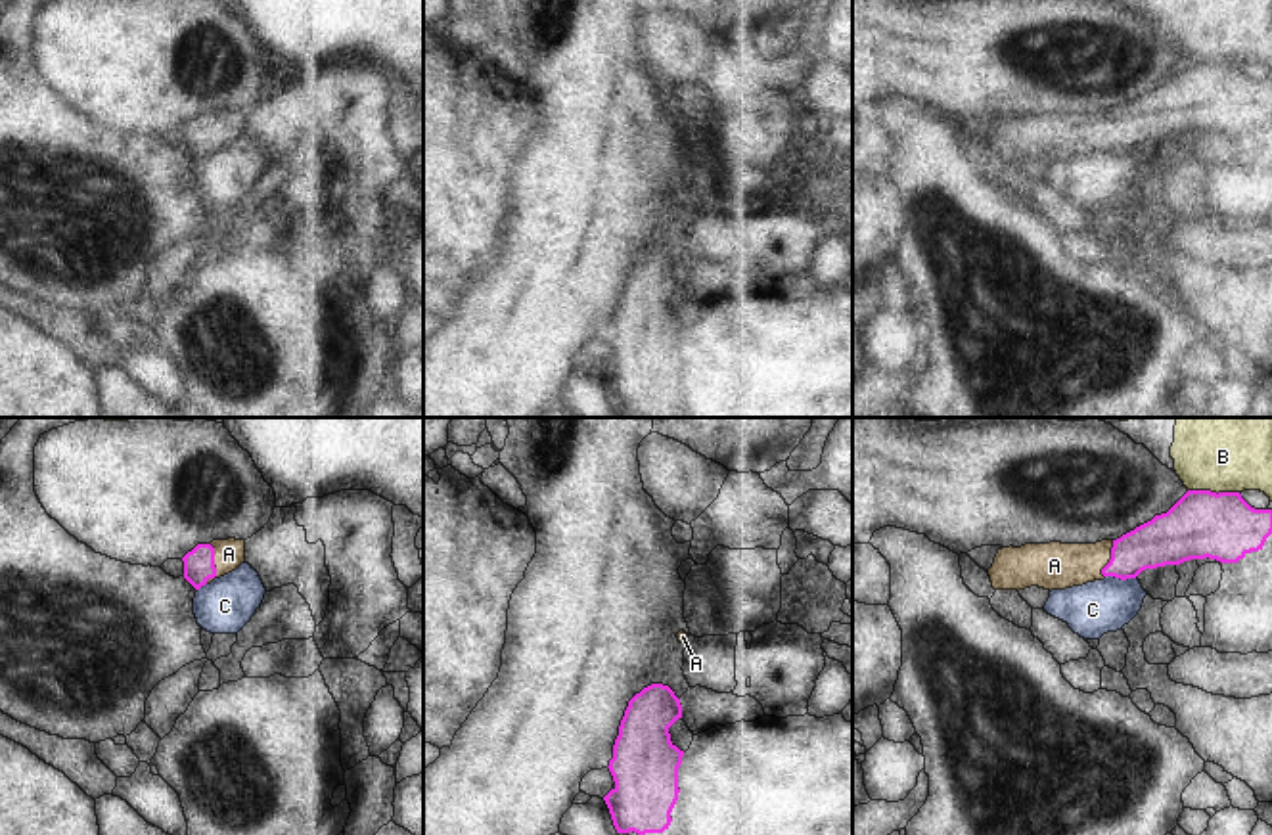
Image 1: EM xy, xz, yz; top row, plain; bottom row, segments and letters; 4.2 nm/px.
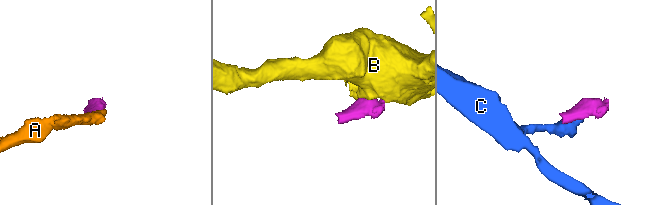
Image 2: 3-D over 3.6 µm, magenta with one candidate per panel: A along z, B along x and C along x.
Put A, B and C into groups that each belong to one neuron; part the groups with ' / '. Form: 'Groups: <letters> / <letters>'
Groups: A / B / C

